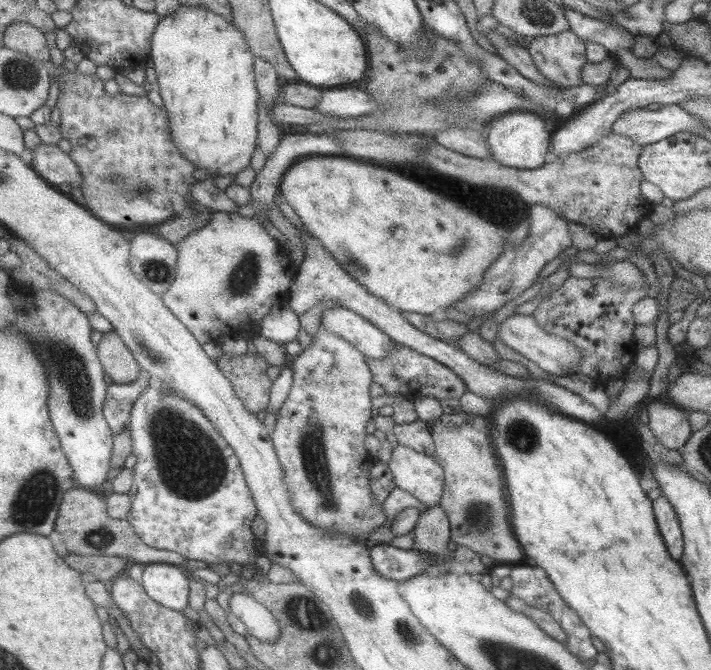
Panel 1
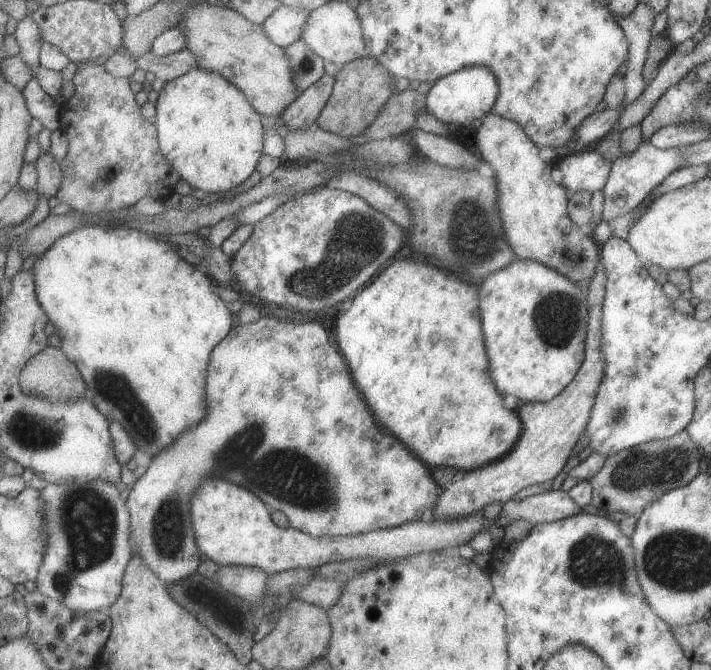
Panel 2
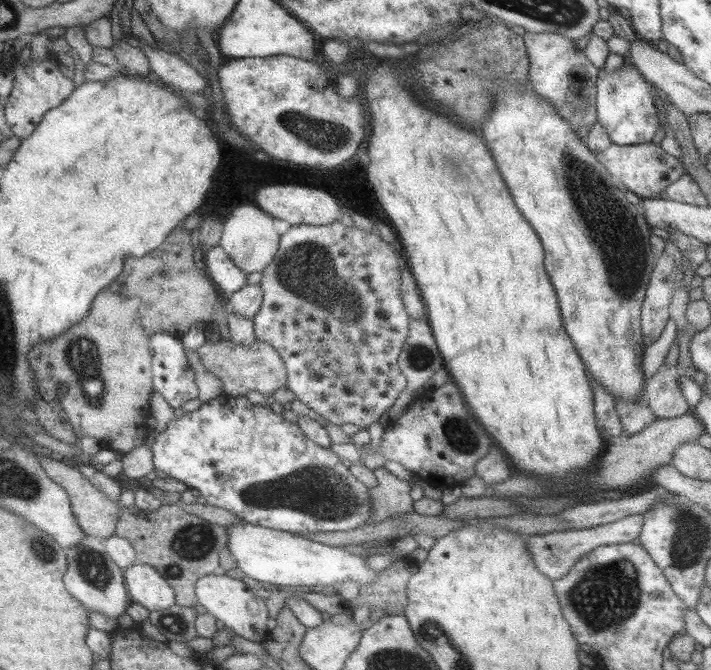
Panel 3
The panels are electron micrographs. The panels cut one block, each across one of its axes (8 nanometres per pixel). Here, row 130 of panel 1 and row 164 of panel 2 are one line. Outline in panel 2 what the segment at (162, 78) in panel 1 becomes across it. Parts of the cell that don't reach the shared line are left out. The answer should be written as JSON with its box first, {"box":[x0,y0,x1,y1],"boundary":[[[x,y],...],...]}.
{"box":[155,66,264,194],"boundary":[[[196,66],[187,74],[166,83],[156,104],[155,126],[159,148],[168,164],[194,190],[208,194],[230,191],[244,183],[256,170],[263,154],[264,118],[240,90],[218,72]]]}

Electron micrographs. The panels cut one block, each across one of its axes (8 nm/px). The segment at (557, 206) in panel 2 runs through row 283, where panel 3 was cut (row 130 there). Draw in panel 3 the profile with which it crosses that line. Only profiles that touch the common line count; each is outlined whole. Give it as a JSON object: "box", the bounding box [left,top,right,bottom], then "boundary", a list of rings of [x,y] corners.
{"box":[522,32,599,134],"boundary":[[[528,32],[522,36],[530,61],[529,86],[544,100],[548,100],[556,113],[572,125],[572,129],[586,134],[597,124],[596,81],[599,68],[592,64],[585,50],[576,47],[576,40],[552,32]]]}

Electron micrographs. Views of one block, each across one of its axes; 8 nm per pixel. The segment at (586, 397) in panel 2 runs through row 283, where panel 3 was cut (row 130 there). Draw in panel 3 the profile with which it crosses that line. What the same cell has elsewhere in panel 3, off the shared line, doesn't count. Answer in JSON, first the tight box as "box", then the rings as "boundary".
{"box":[586,122,685,199],"boundary":[[[597,122],[586,134],[588,149],[606,166],[611,176],[618,180],[622,188],[628,188],[641,199],[656,198],[666,188],[676,183],[685,173],[684,165],[678,157],[667,154],[658,144],[644,142],[632,145],[616,145],[607,131]]]}

